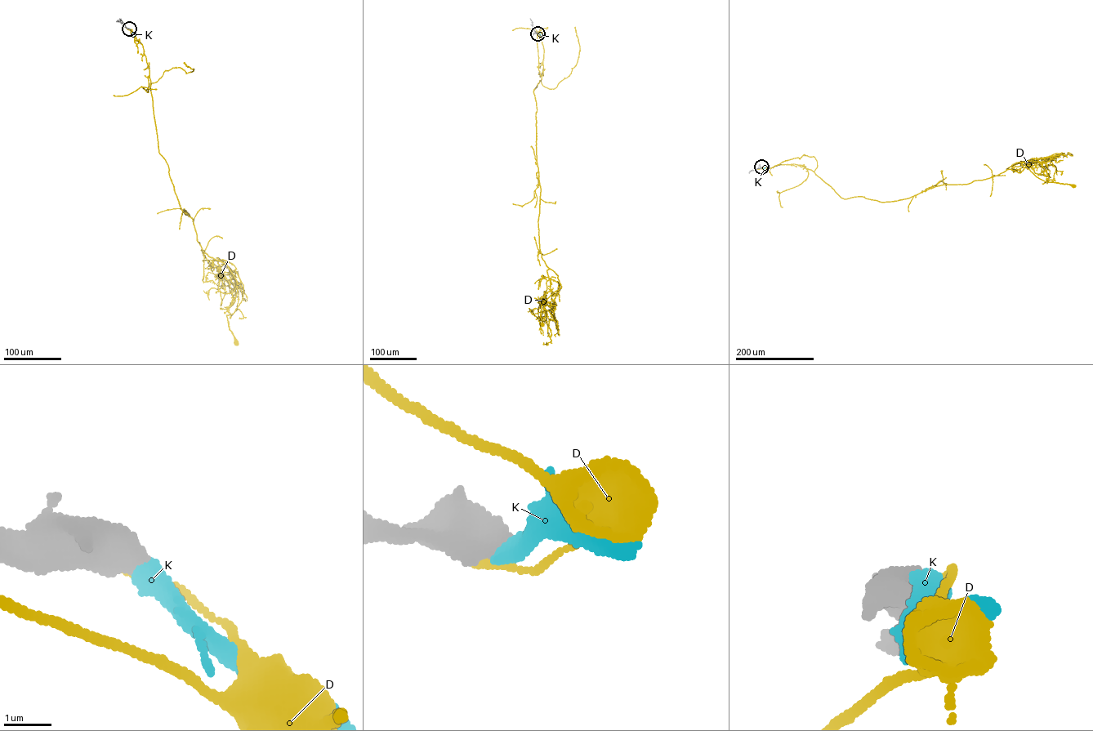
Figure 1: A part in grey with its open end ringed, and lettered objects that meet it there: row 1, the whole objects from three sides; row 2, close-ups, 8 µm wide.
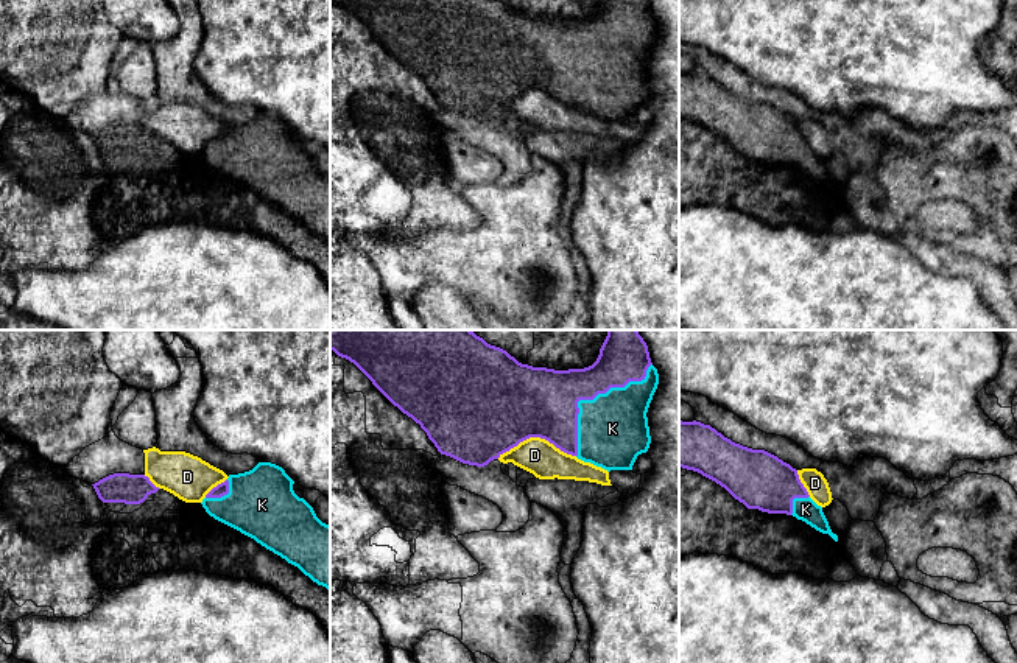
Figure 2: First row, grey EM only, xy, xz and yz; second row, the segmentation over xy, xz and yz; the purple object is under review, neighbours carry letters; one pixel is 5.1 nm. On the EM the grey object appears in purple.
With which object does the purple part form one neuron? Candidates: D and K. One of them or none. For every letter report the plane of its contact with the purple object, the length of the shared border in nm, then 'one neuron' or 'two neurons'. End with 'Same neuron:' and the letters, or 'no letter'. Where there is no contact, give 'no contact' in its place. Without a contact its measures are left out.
D: meets purple in xz; contact 400 nm long; two neurons
K: meets purple in xz; contact 600 nm long; one neuron
Same neuron: K

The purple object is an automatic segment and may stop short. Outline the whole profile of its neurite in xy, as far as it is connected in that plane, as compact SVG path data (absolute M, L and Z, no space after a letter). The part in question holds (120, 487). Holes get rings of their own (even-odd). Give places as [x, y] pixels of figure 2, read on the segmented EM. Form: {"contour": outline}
{"contour": "M114 473L92 484L103 503L140 504L156 487L145 475Z"}

